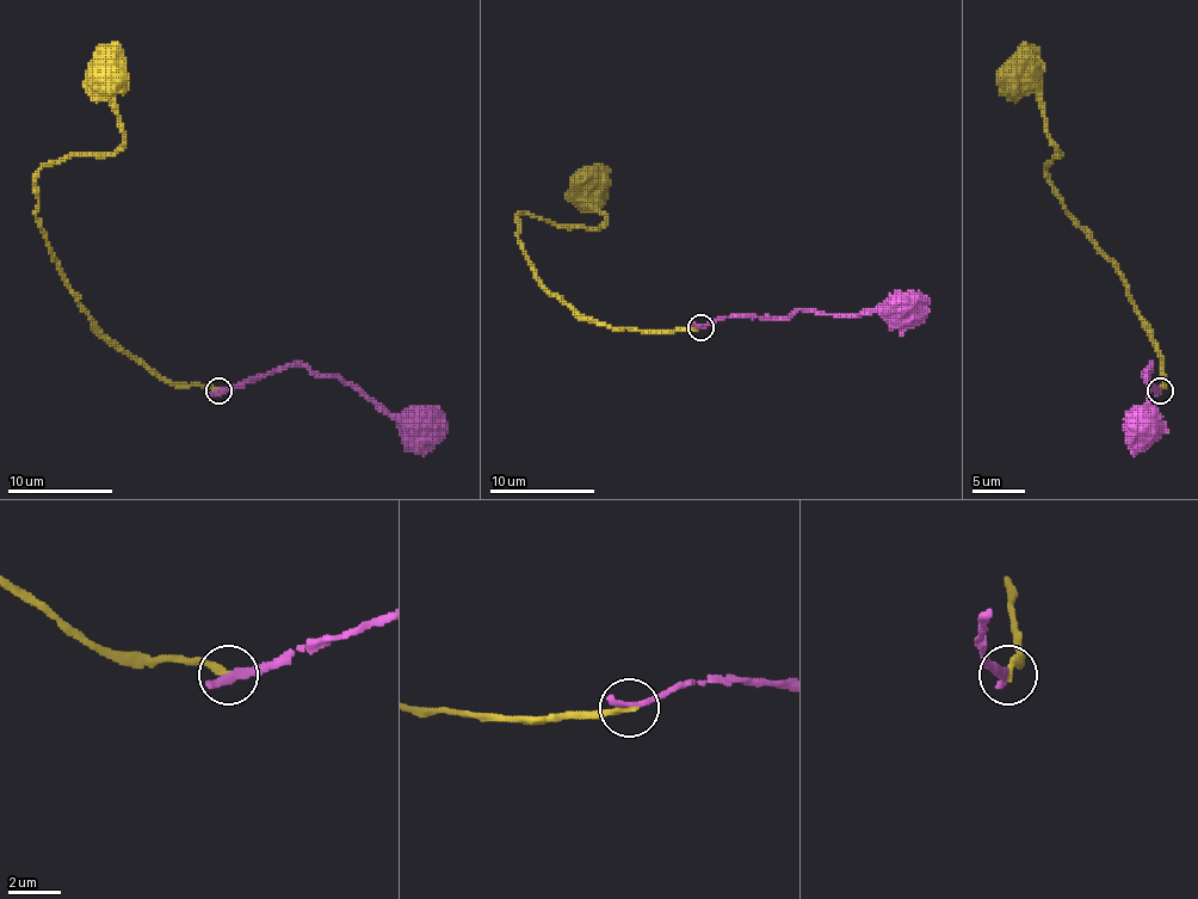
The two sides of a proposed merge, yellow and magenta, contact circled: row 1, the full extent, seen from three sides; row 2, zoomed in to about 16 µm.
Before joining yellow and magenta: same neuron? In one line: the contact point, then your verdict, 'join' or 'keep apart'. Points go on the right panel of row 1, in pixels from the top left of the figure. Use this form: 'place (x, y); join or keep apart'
place (1160, 390); keep apart

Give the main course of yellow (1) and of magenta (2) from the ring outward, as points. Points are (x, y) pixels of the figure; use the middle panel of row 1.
1: (699, 327), (597, 325), (542, 283), (518, 240), (520, 214), (594, 227), (605, 220), (597, 190), (586, 185)
2: (699, 327), (726, 316), (789, 320), (800, 309), (834, 314), (903, 312)

